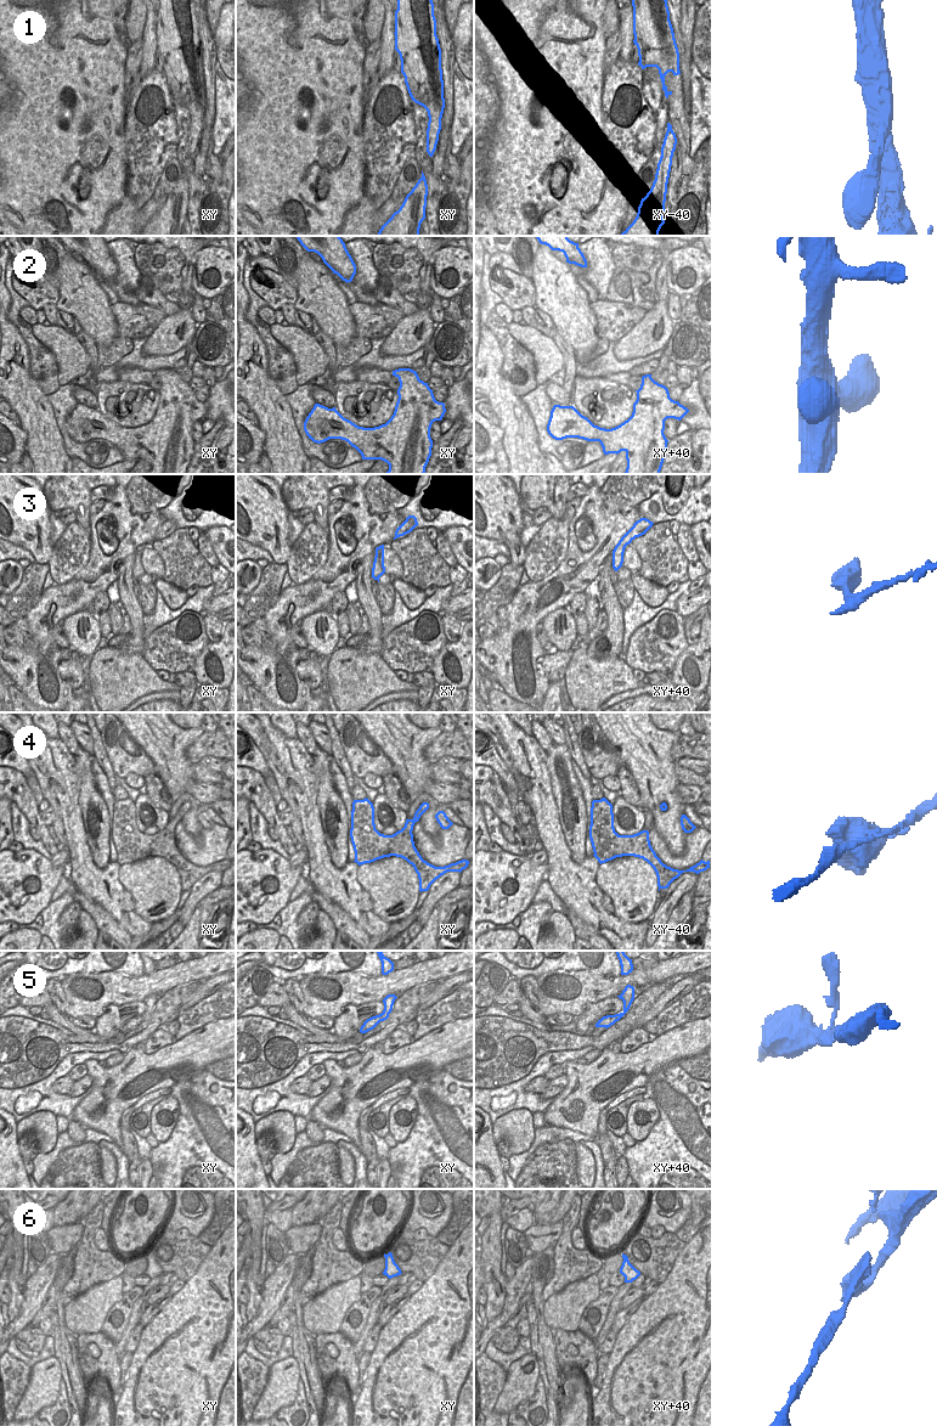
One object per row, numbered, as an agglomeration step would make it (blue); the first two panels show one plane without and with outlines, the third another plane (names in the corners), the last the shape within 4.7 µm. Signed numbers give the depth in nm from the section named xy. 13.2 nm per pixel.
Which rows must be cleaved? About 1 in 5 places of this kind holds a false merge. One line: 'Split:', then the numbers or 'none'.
Split: 4, 6

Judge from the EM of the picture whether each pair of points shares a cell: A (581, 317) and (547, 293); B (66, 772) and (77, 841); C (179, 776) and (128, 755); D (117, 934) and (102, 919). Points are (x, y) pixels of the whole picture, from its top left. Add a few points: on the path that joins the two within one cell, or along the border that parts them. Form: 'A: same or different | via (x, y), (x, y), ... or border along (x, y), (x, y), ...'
A: same | via (573, 311), (556, 294)
B: same | via (66, 789), (73, 824)
C: different | border along (137, 743), (153, 762), (157, 773)
D: same | via (113, 930), (106, 923)

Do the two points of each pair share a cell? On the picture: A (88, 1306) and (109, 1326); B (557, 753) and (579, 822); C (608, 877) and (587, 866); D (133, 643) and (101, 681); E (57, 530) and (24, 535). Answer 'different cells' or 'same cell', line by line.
A: different cells
B: same cell
C: different cells
D: different cells
E: different cells

